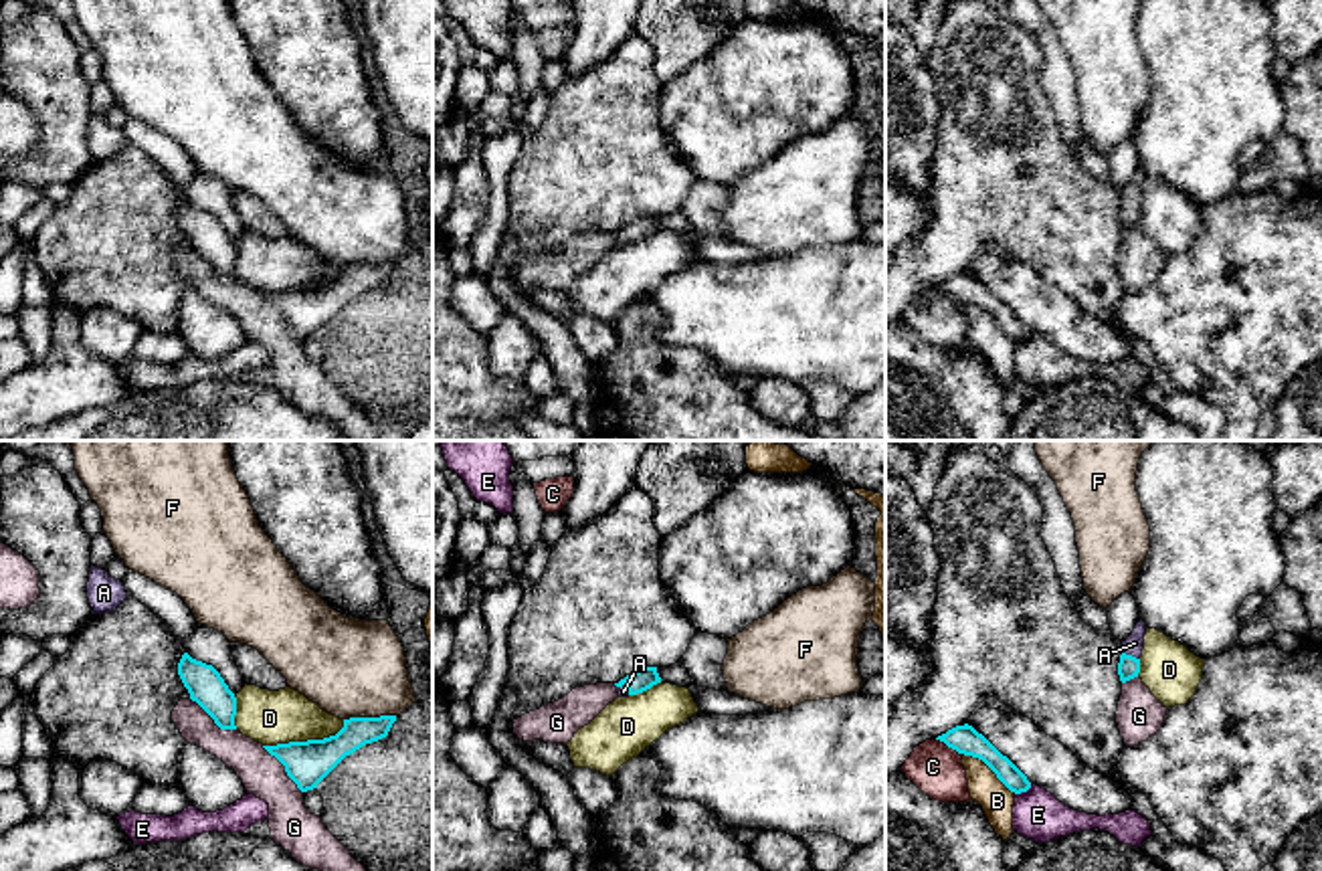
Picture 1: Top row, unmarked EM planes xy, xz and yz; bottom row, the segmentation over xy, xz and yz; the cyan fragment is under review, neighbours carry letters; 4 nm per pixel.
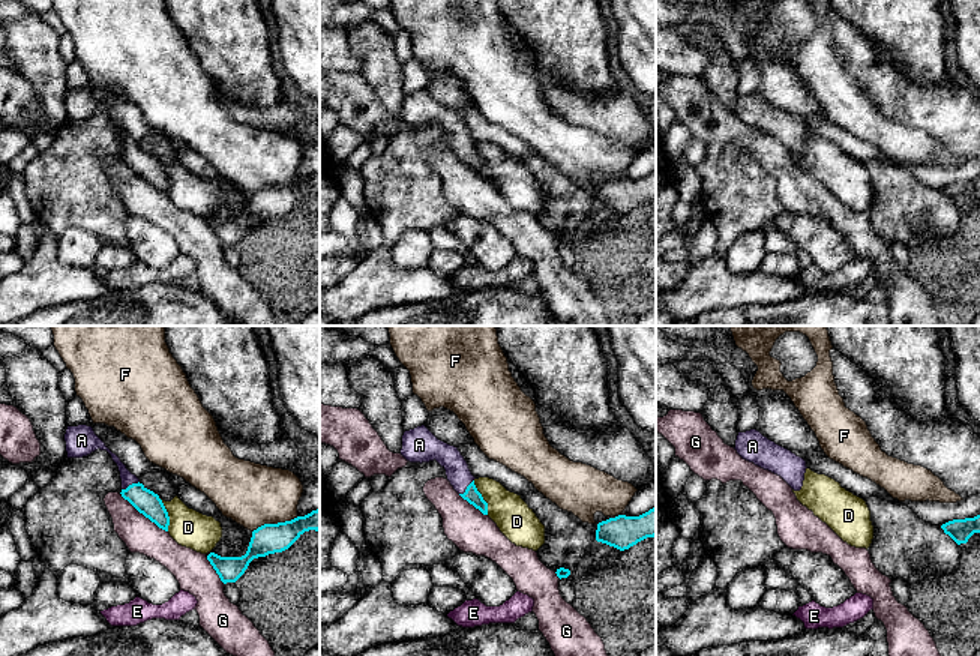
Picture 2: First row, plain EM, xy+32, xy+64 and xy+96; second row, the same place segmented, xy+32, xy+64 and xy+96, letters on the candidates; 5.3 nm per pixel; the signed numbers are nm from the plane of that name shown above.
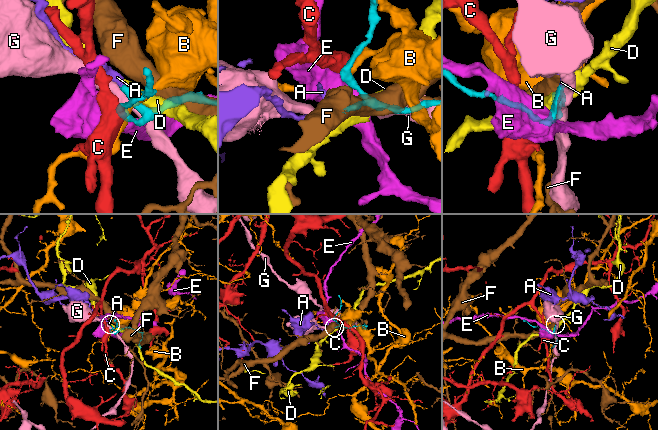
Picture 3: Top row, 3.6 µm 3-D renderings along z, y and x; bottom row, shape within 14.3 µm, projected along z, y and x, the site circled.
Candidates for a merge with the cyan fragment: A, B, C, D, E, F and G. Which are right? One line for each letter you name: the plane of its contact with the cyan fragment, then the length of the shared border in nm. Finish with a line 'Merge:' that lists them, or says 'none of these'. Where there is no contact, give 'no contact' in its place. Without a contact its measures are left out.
A: yz | 80 nm
Merge: A

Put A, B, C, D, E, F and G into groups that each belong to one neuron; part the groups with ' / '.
A / B / C / D / E / F / G

